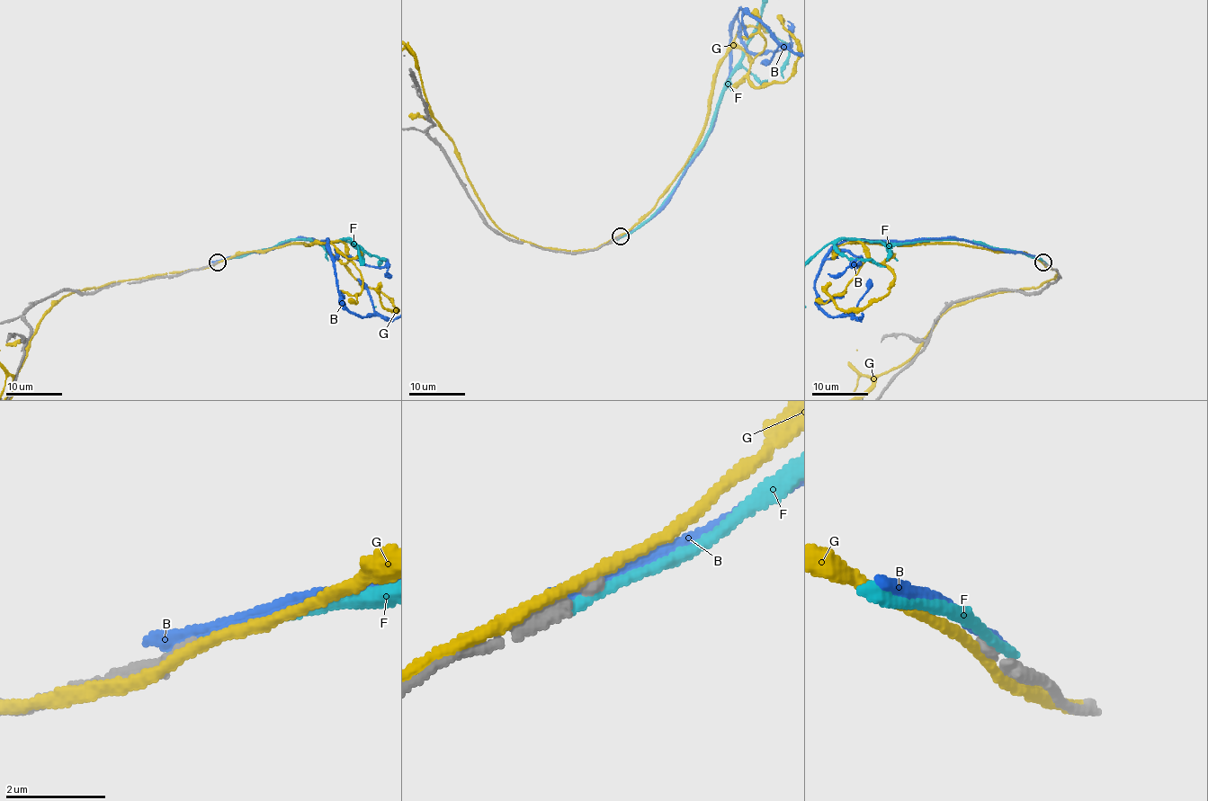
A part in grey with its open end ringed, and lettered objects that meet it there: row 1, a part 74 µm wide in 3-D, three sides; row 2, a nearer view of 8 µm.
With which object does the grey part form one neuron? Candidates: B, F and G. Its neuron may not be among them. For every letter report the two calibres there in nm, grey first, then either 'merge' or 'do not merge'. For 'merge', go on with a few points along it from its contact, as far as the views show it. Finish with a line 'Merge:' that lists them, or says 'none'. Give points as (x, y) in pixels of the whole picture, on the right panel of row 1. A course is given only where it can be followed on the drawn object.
B: calibres 280 and 360 nm; do not merge
F: calibres 280 and 260 nm; do not merge
G: calibres 320 and 260 nm; do not merge
Merge: none

